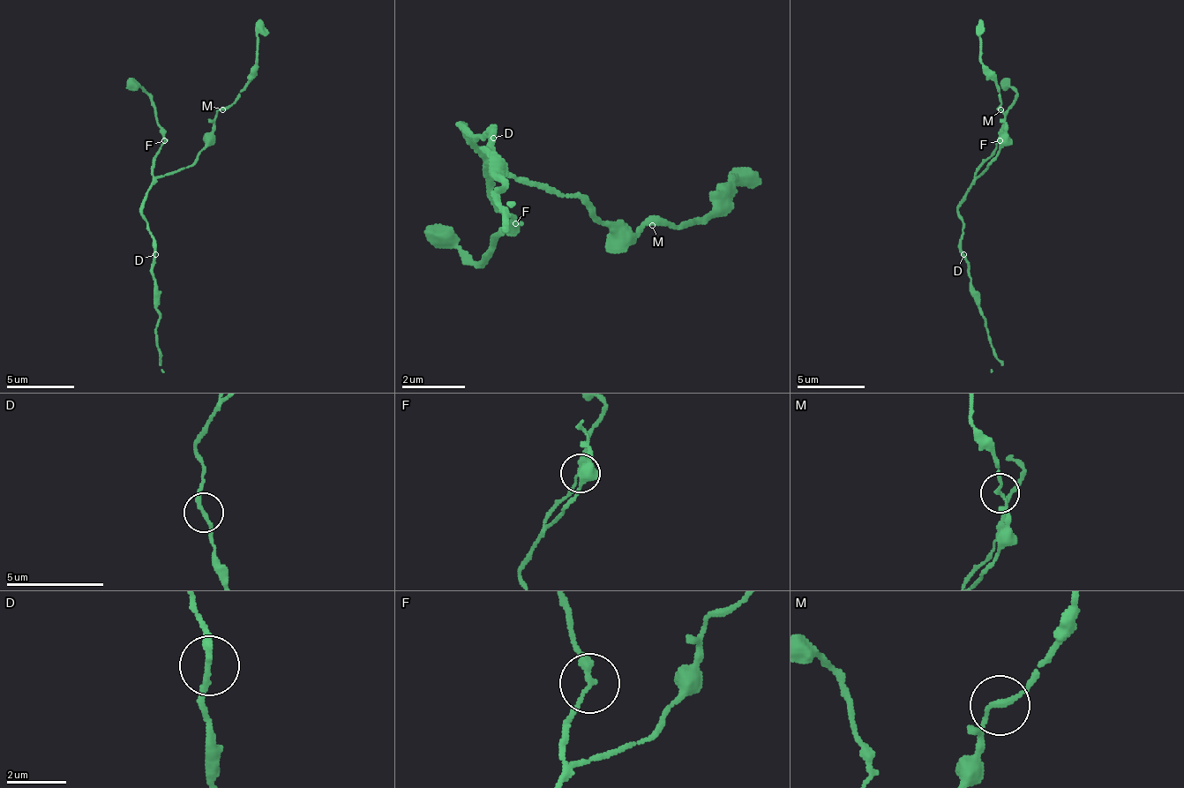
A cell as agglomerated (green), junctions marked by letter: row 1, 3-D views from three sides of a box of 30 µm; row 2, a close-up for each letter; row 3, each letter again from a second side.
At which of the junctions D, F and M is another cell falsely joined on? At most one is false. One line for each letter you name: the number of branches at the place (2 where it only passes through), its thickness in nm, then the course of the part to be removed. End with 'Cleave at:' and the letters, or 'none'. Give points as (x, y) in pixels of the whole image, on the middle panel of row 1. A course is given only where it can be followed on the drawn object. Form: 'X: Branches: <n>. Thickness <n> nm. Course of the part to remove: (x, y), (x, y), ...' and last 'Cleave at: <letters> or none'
Cleave at: none

